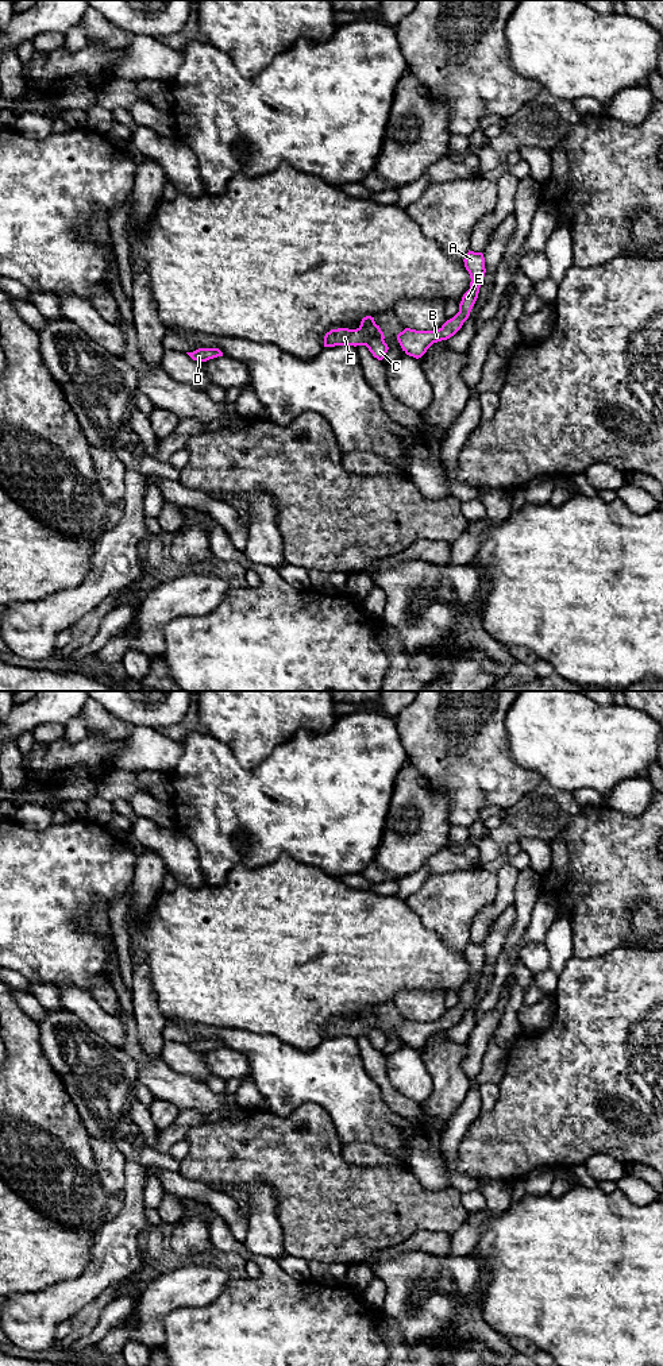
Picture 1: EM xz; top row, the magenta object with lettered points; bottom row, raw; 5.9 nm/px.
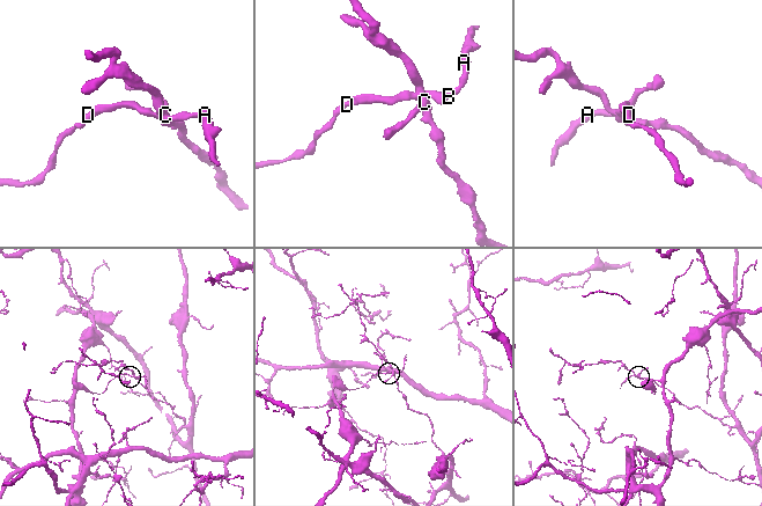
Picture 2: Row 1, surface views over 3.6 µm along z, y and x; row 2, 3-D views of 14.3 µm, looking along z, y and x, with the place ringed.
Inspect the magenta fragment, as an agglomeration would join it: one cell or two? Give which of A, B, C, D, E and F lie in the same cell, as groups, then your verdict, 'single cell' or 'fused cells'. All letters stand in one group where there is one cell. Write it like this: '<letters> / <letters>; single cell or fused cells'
A B D E F / C; fused cells

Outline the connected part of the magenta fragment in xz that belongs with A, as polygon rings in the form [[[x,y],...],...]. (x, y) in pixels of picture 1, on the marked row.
[[[469,250],[463,262],[470,274],[471,282],[470,289],[462,297],[459,312],[436,331],[416,331],[405,328],[402,332],[400,332],[397,335],[397,340],[406,355],[416,359],[421,358],[433,343],[447,340],[454,336],[469,319],[470,312],[478,298],[486,269],[482,252]]]

